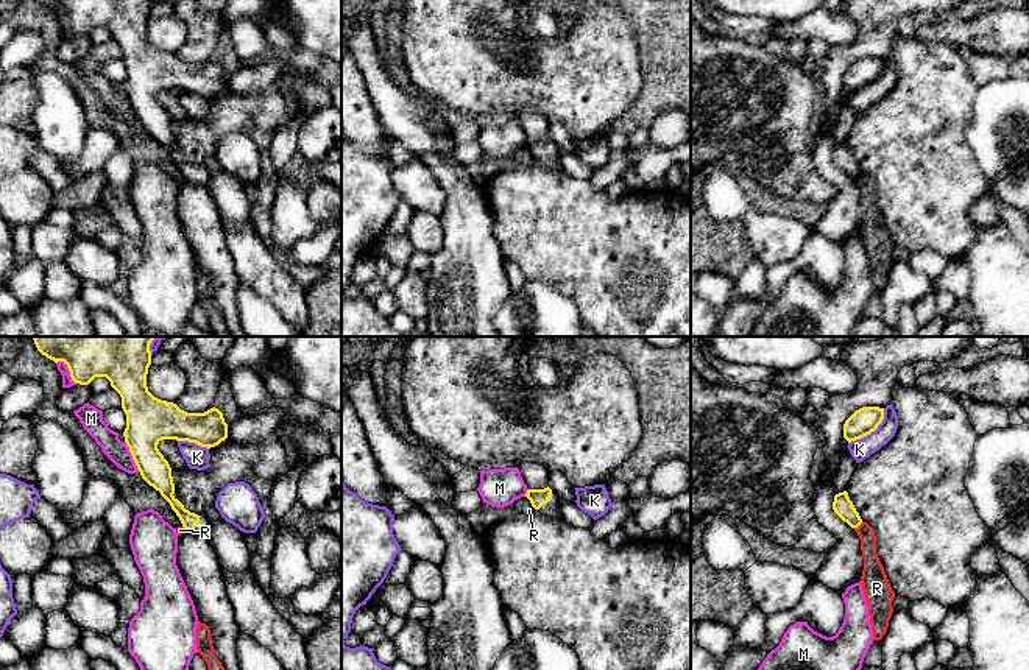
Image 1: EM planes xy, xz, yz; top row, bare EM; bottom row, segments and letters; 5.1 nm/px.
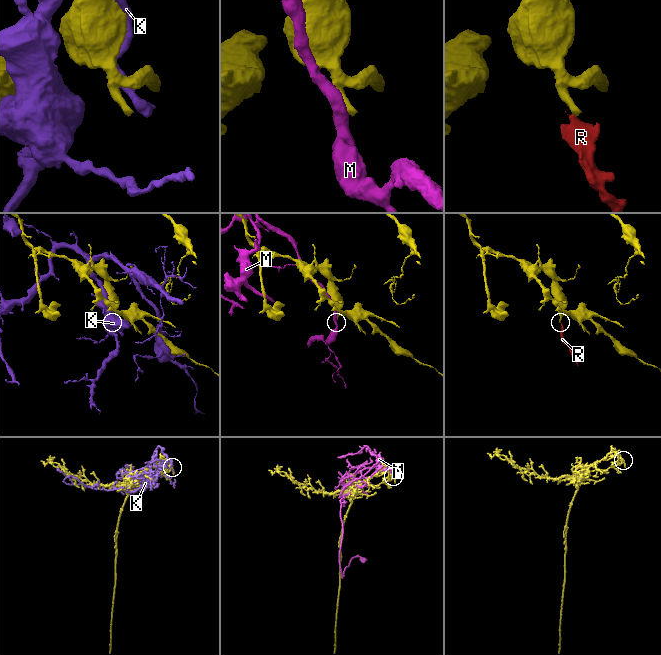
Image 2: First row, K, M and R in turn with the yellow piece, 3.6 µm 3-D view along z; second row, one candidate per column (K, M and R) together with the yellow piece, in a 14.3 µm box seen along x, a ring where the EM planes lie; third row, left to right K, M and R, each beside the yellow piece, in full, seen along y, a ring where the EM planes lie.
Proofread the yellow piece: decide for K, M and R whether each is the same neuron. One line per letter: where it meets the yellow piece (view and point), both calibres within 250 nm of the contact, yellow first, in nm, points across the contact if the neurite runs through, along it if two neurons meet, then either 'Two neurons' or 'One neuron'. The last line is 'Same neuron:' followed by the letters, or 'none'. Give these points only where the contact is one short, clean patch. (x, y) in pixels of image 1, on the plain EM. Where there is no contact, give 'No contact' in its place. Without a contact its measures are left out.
K: Touches yellow at yz (872, 81). Thickness 140 nm (yellow) against 110 nm. Two neurons
M: Touches yellow at xy (133, 108). Thickness 240 nm (yellow) against 110 nm. Two neurons
R: Touches yellow at yz (858, 176). Thickness 100 nm (yellow) against 110 nm. Boundary: yz (862, 173), (855, 179). Two neurons
Same neuron: none

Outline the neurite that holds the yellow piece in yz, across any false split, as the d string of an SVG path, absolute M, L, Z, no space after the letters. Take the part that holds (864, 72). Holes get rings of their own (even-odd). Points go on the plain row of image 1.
M862 58L856 61L843 75L843 89L851 93L861 90L878 79L884 70L884 59Z

